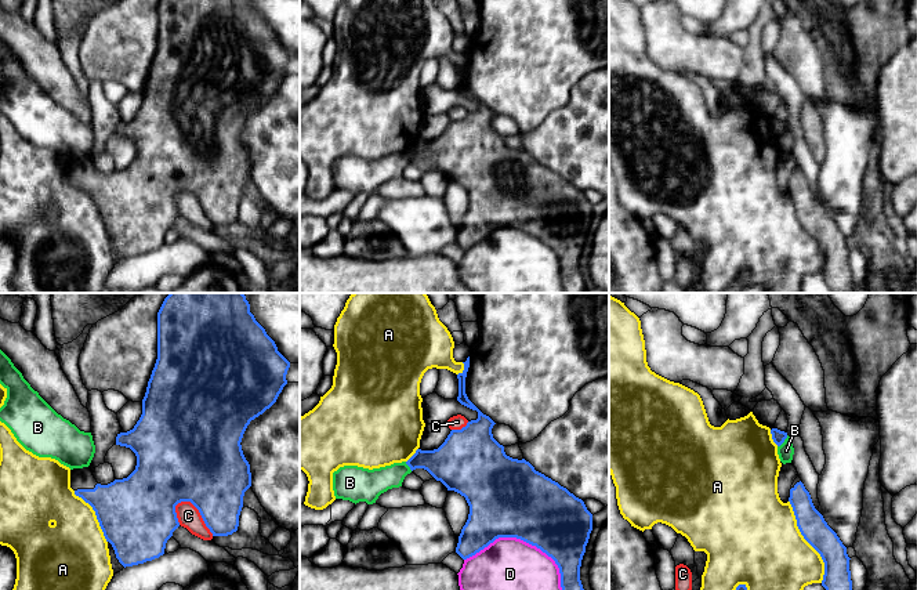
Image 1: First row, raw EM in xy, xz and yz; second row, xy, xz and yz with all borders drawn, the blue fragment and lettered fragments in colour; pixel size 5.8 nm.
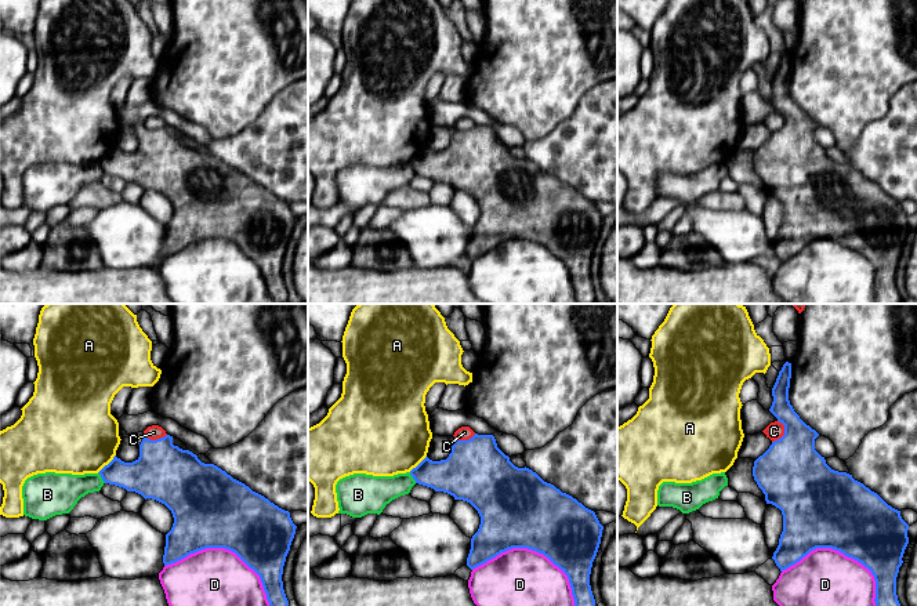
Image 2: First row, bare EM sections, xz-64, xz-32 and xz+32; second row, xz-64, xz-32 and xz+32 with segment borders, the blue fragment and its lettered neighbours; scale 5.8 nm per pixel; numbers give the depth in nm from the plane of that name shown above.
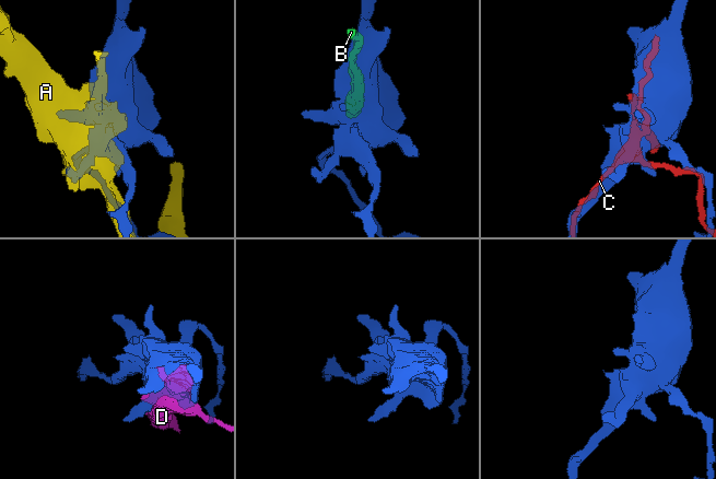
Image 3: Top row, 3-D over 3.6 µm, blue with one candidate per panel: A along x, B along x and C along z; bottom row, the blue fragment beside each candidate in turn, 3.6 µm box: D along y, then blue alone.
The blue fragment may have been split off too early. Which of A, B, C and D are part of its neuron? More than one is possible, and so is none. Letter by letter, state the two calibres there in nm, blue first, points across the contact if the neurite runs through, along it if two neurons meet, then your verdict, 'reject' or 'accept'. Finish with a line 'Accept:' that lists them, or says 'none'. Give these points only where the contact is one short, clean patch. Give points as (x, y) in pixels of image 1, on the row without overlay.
A: 160 nm thick on the blue side, 460 nm on the other; reject
B: 70 nm thick on the blue side, 90 nm on the other; border along yz (787, 126), (778, 137); reject
C: 440 nm thick on the blue side, 130 nm on the other; reject
D: 420 nm thick on the blue side, 500 nm on the other; reject
Accept: none

